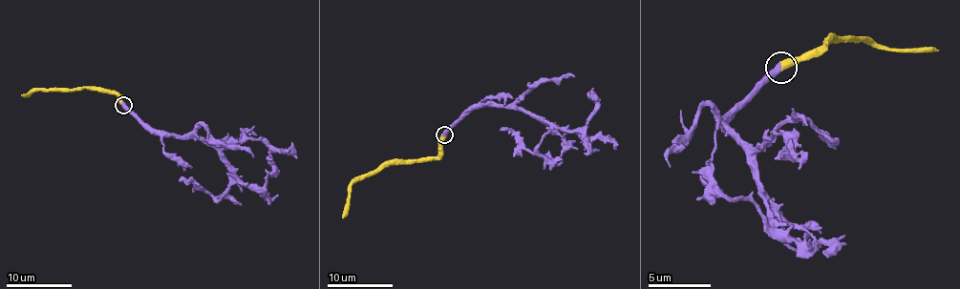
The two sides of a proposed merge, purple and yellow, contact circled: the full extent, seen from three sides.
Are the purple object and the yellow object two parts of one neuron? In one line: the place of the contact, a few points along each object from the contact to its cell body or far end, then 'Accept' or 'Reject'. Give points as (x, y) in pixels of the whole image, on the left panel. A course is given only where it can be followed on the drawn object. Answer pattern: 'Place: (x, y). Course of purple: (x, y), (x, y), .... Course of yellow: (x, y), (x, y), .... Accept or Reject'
Place: (123, 105). Course of purple: (124, 104), (155, 132), (204, 138), (218, 152), (229, 172), (229, 188), (216, 199), (191, 181), (180, 177). Course of yellow: (124, 104), (116, 94), (86, 88), (40, 90), (22, 95). Accept

